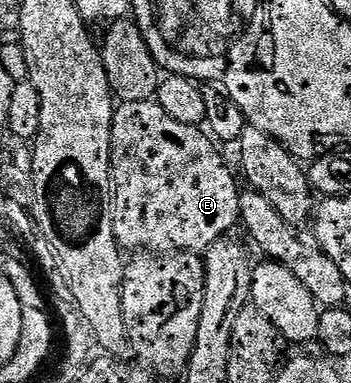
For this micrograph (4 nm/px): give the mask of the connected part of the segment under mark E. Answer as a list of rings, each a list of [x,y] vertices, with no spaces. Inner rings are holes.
[[[155,99],[124,102],[113,111],[112,187],[114,189],[114,207],[112,209],[112,217],[114,218],[114,234],[121,249],[128,251],[129,248],[129,253],[132,254],[139,252],[144,254],[171,254],[175,251],[200,254],[211,247],[216,240],[227,237],[231,233],[228,231],[232,227],[237,227],[240,219],[240,193],[242,188],[241,185],[236,185],[236,180],[232,177],[232,172],[228,169],[227,162],[220,157],[219,150],[221,151],[200,128],[186,126],[182,122],[174,122],[174,118],[170,118],[170,114],[166,114],[166,110],[162,110],[162,106],[157,104]]]

